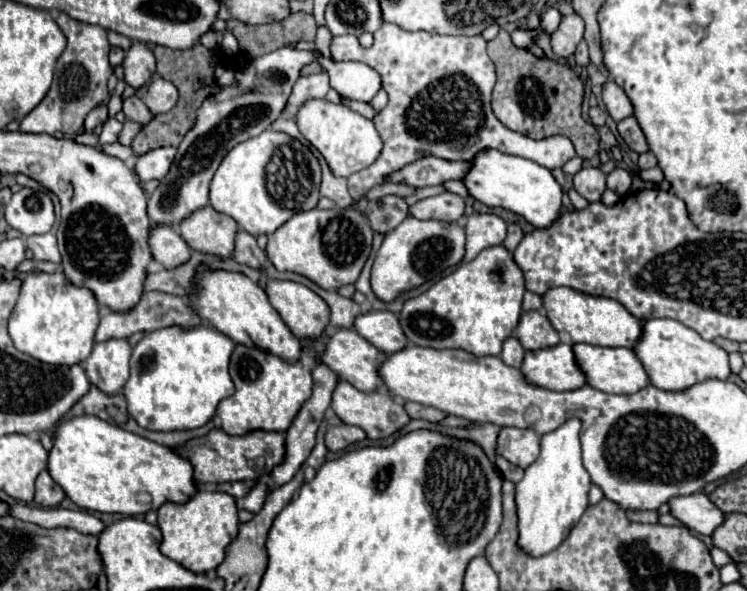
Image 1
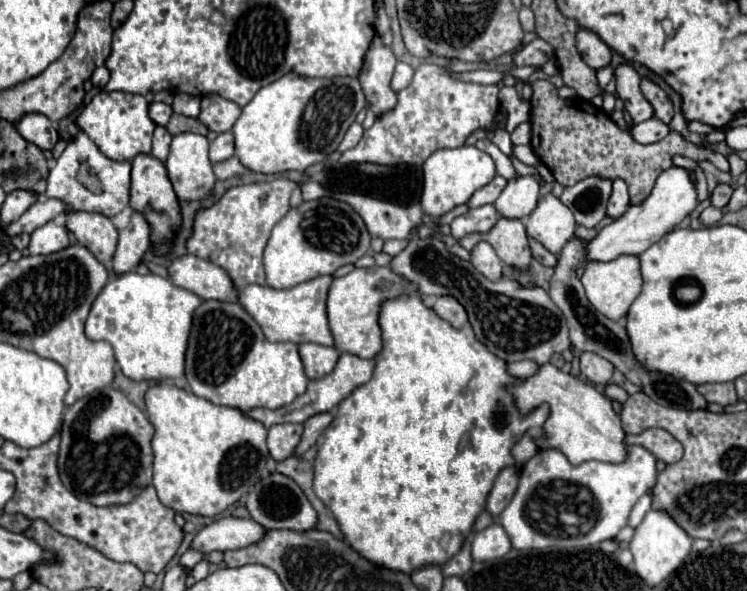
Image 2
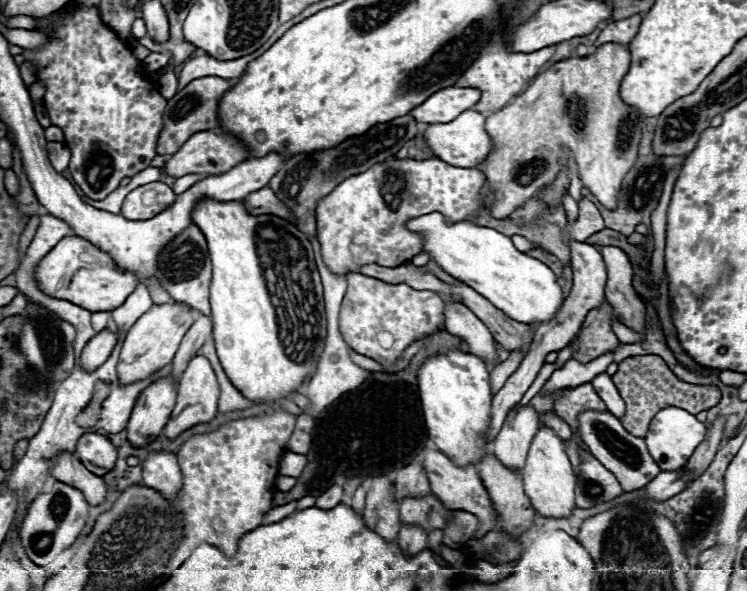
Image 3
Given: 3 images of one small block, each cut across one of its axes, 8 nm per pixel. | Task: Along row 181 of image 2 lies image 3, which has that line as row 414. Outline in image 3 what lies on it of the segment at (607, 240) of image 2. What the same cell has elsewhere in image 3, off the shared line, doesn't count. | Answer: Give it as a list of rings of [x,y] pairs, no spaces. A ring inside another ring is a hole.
[[[668,406],[654,416],[654,420],[648,428],[648,436],[644,440],[648,444],[648,452],[652,454],[652,458],[656,460],[656,464],[662,470],[680,470],[688,462],[688,458],[694,454],[694,450],[700,446],[704,436],[706,436],[704,422],[696,420],[694,414],[688,414],[682,408]]]

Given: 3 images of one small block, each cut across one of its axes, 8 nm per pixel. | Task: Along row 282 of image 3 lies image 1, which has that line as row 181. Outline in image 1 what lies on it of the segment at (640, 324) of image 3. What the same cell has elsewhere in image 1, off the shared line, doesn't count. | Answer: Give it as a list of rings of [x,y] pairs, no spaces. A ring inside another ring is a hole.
[[[622,168],[612,170],[608,174],[608,180],[606,180],[606,186],[620,196],[624,196],[630,190],[630,184],[632,184],[632,176],[630,176],[628,170],[622,170]]]

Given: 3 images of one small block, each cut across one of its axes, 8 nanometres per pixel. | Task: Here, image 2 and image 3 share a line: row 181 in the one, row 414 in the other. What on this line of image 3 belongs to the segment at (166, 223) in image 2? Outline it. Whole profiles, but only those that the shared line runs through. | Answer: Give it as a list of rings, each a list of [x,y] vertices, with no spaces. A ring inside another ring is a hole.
[[[160,378],[140,394],[126,426],[128,442],[134,448],[142,448],[162,434],[164,422],[168,422],[168,414],[176,404],[176,386],[174,380]]]

